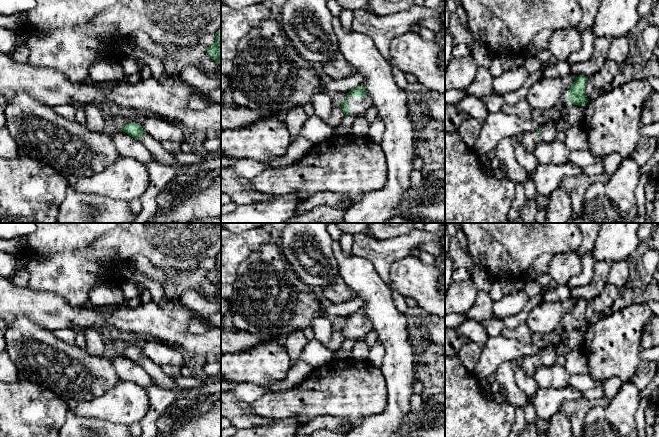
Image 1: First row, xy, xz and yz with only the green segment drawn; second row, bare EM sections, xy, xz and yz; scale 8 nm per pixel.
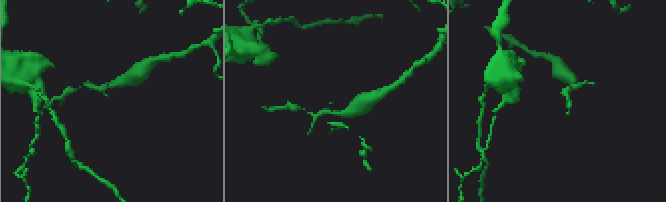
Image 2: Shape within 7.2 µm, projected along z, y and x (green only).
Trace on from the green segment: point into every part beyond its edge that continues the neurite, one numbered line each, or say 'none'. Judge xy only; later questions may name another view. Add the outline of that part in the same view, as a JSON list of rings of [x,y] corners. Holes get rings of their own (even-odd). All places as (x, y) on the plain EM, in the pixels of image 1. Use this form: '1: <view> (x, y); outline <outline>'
1: xy (160, 379); outline [[[144,353],[142,355],[143,359],[140,363],[137,363],[137,365],[149,374],[156,386],[175,392],[180,392],[182,390],[172,377],[163,372],[160,366],[154,363],[150,358],[146,357]]]

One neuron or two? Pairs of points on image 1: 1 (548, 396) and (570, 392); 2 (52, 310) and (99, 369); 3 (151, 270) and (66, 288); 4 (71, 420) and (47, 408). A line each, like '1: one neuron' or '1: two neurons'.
1: one neuron
2: two neurons
3: two neurons
4: two neurons

